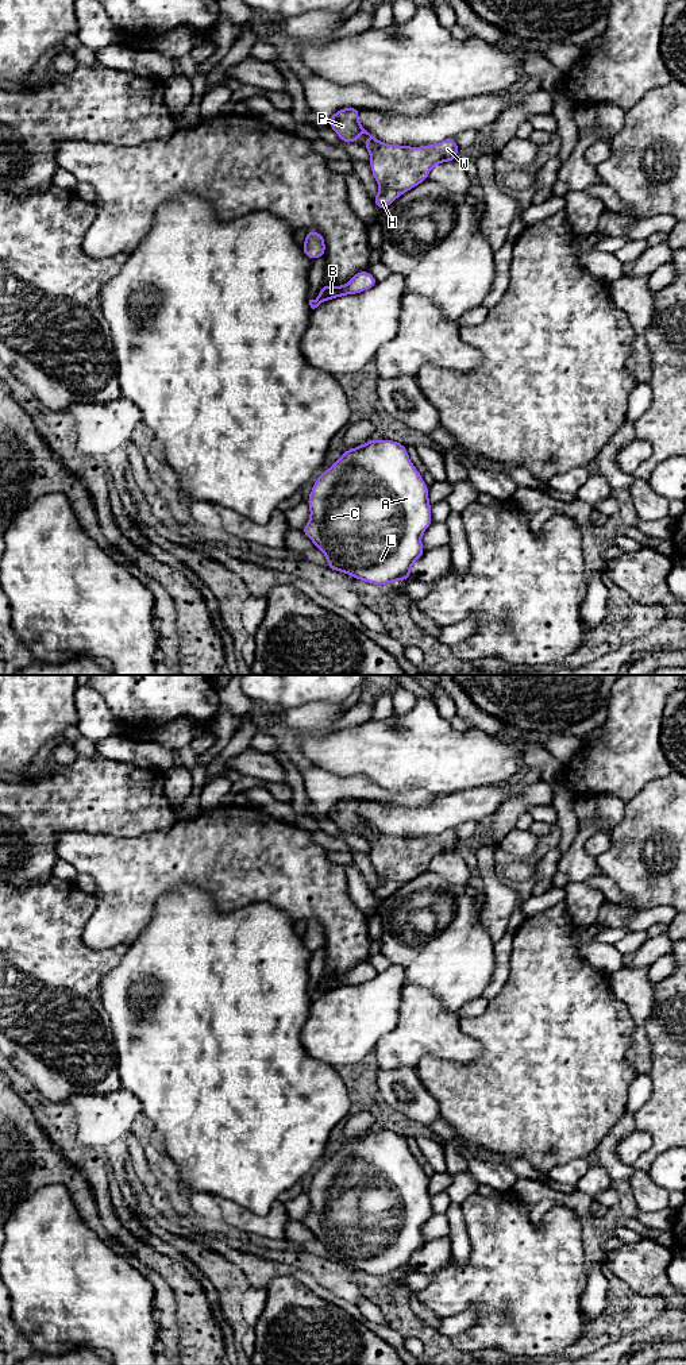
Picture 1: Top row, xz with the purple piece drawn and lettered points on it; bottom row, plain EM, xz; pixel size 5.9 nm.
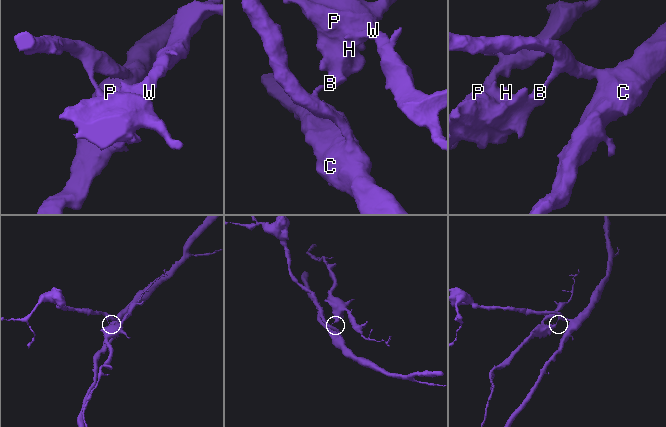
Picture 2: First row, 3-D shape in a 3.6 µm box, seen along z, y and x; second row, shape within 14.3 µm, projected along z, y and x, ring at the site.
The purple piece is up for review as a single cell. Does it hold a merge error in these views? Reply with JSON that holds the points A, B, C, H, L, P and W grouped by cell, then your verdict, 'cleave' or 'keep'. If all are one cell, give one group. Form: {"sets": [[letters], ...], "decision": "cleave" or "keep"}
{"sets": [["A", "C", "L"], ["B", "H", "P", "W"]], "decision": "cleave"}

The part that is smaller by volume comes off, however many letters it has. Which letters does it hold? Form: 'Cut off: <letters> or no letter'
Cut off: B, H, P, W

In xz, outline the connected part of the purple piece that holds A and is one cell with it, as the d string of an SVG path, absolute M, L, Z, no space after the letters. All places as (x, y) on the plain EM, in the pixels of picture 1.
M371 1130L346 1141L340 1150L317 1168L307 1194L311 1210L301 1223L327 1248L332 1261L373 1276L388 1276L411 1269L412 1256L425 1243L421 1226L432 1215L428 1177L401 1134Z

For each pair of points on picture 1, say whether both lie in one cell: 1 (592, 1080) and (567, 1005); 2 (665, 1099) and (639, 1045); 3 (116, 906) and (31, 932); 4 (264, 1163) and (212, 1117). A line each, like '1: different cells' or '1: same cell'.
1: same cell
2: different cells
3: different cells
4: same cell

